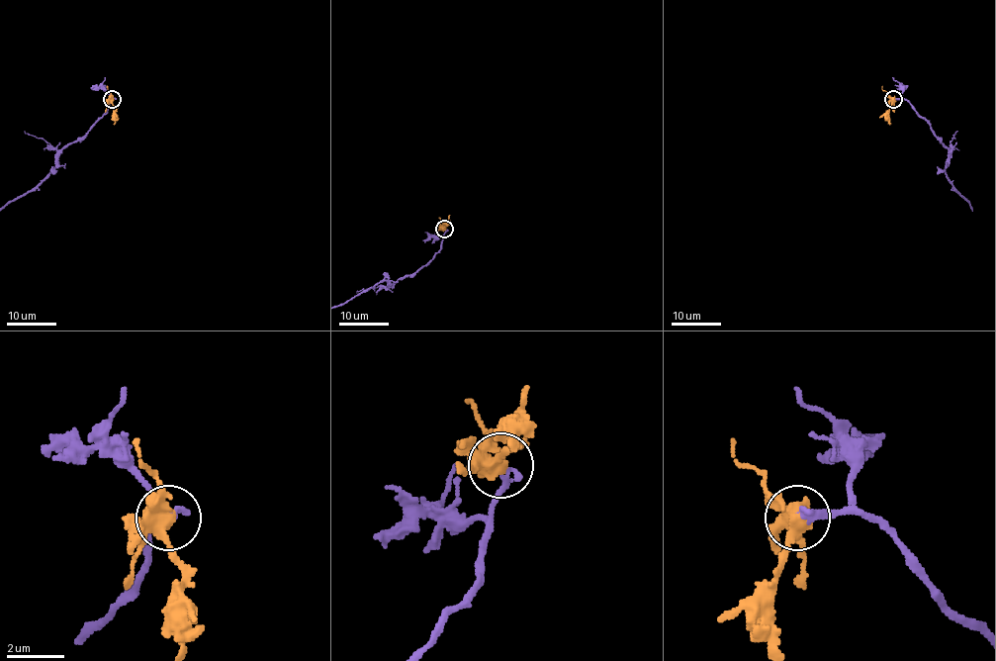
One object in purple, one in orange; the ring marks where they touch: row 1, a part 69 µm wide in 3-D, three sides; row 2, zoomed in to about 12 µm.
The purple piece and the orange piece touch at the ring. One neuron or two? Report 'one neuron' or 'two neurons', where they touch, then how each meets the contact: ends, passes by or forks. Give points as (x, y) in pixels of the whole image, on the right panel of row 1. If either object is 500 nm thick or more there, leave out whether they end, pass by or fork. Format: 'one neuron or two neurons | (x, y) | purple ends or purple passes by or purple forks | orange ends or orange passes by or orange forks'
one neuron | (893, 99) | purple ends | orange forks

